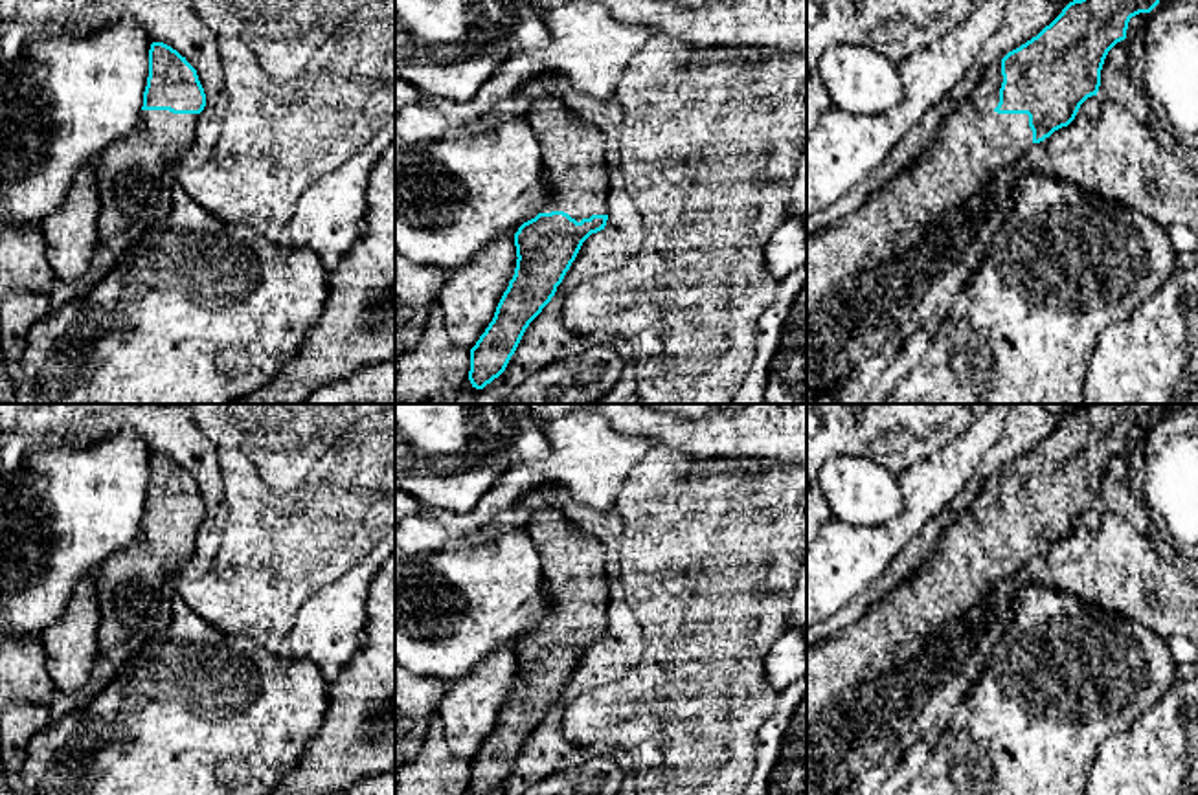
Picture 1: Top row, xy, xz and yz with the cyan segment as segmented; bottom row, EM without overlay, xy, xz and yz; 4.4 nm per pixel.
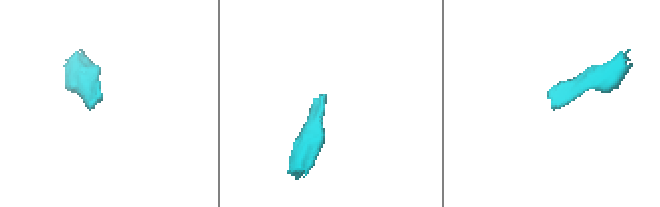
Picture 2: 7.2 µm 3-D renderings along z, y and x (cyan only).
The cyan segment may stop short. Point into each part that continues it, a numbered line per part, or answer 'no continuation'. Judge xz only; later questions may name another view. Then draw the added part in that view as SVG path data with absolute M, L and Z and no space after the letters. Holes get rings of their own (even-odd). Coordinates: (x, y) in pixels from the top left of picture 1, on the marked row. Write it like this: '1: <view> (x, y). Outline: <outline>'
1: xz (574, 153). Outline: M559 97L533 99L526 119L540 145L546 198L540 213L564 211L577 222L592 215L608 215L608 171L605 134L579 119Z

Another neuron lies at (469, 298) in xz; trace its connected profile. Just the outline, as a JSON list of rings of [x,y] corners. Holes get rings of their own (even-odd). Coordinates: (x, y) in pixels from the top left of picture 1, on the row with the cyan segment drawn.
[[[500,237],[465,266],[450,272],[437,305],[458,347],[470,351],[485,332],[514,275],[516,259],[514,239]]]

